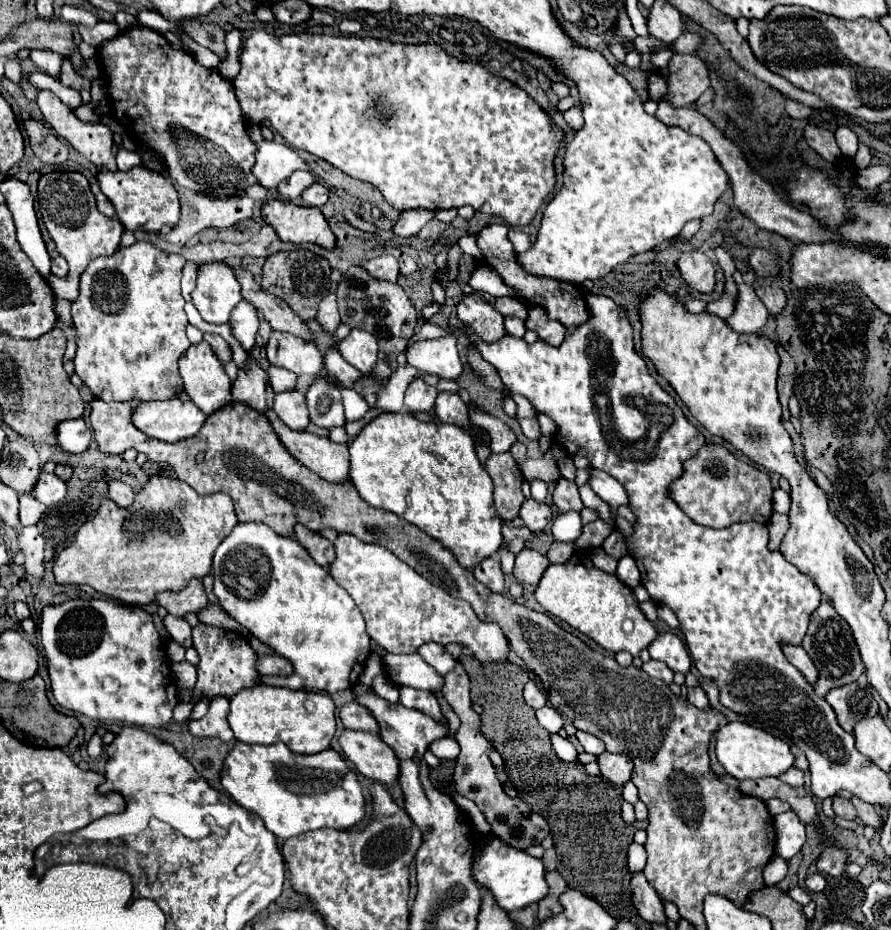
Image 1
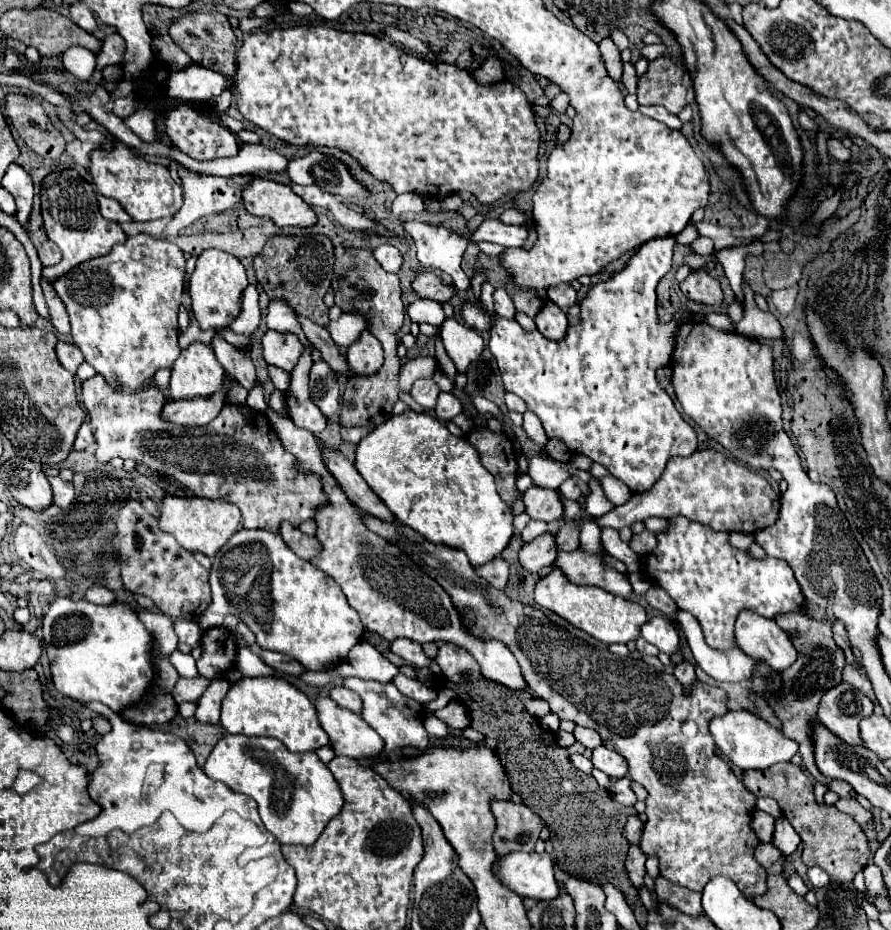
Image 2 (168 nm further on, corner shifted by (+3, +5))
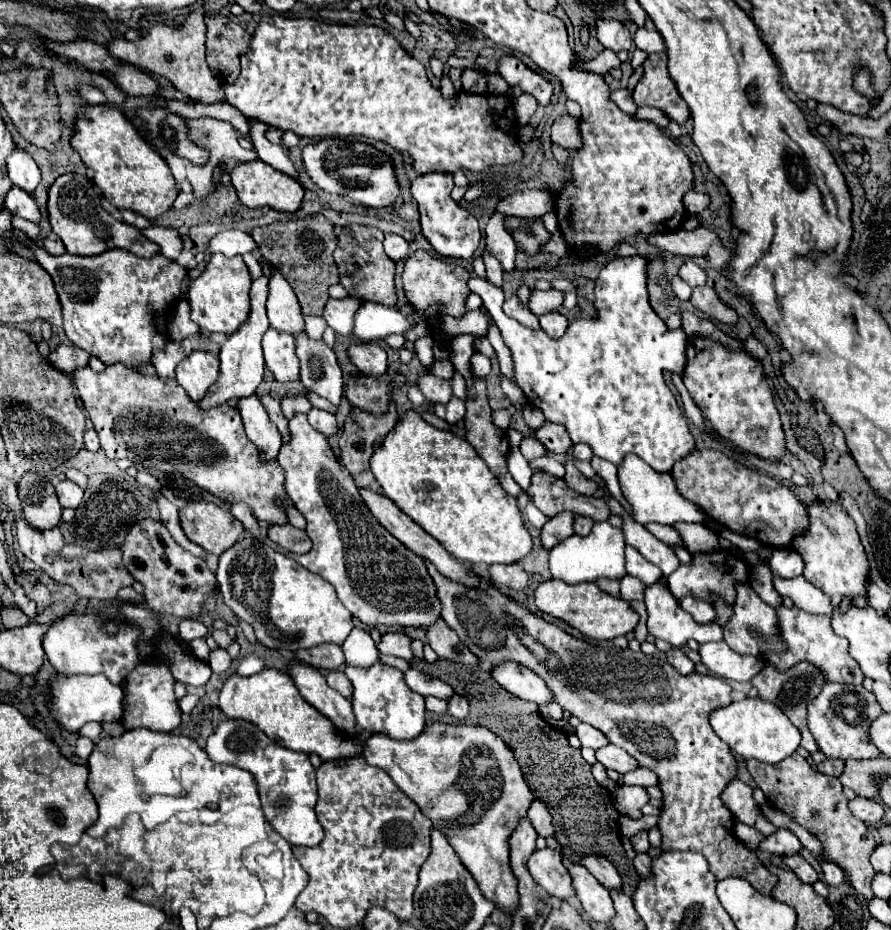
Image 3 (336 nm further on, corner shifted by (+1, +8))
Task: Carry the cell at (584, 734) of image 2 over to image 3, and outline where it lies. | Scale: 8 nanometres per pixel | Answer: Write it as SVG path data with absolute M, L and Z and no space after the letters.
M580 724L580 726L576 728L576 734L578 734L582 746L590 746L590 748L594 748L594 750L598 750L598 748L602 748L602 746L608 744L608 738L602 736L600 730L596 730L596 728L590 726L590 724Z

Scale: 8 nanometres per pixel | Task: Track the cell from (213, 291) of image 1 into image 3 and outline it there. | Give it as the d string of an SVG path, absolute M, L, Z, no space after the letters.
M212 254L204 272L192 282L192 286L188 290L188 300L192 306L190 318L204 332L234 334L250 312L250 300L248 300L250 284L252 284L252 280L250 280L250 274L248 274L248 268L246 268L242 256L226 258L224 254Z

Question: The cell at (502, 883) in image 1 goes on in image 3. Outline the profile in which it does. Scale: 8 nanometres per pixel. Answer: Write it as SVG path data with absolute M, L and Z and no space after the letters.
M550 848L536 850L528 858L528 870L536 880L536 884L540 884L548 894L560 900L568 900L570 896L574 896L570 874L562 866L560 850L550 850Z

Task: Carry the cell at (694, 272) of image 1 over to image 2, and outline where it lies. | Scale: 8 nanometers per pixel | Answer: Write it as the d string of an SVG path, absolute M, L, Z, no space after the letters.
M706 271L690 273L686 281L680 285L680 289L690 301L696 301L702 305L720 305L724 299L720 283L714 277L710 277Z

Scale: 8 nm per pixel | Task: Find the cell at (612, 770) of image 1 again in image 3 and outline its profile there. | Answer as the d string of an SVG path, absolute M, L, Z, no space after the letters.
M606 744L604 748L596 750L596 760L600 764L604 764L604 768L616 770L618 774L626 774L626 772L638 768L638 764L636 764L636 760L632 760L632 756L628 756L622 748L612 746L612 744Z

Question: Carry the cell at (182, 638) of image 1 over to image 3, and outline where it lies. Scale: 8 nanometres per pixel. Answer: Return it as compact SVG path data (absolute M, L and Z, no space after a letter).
M186 618L180 622L180 638L184 642L190 642L194 638L204 638L208 632L208 628L200 622L200 620L192 620L192 618Z

